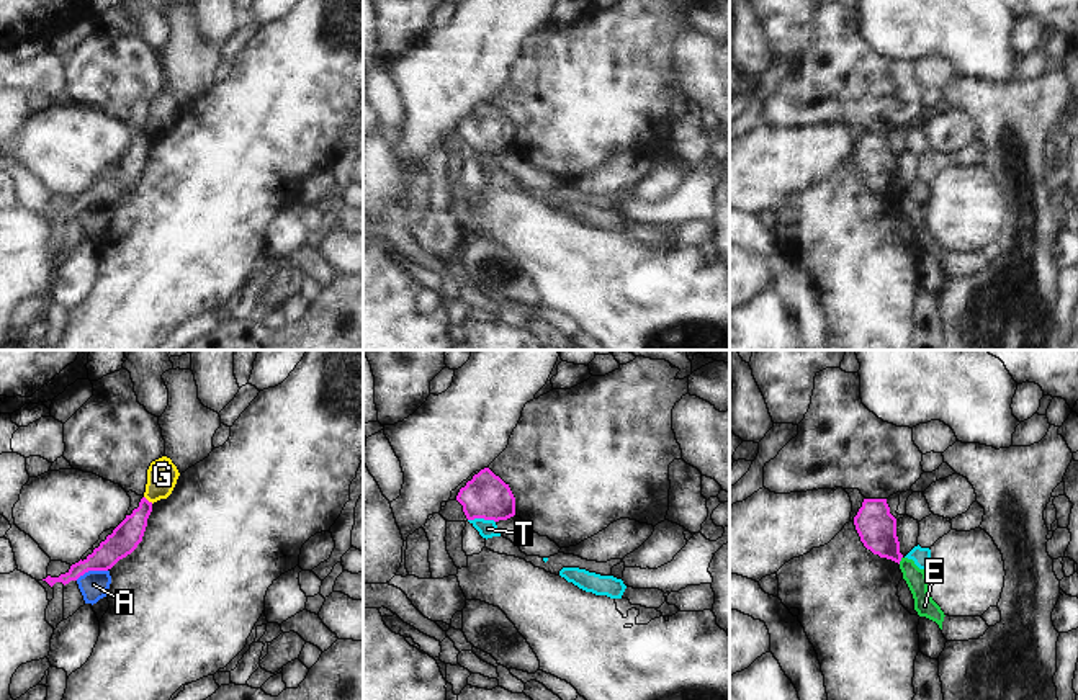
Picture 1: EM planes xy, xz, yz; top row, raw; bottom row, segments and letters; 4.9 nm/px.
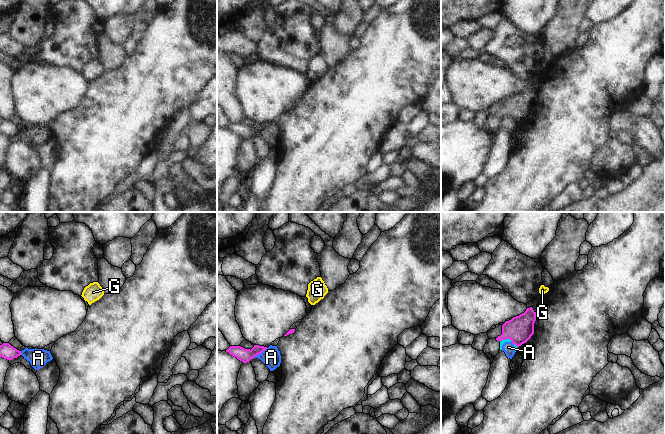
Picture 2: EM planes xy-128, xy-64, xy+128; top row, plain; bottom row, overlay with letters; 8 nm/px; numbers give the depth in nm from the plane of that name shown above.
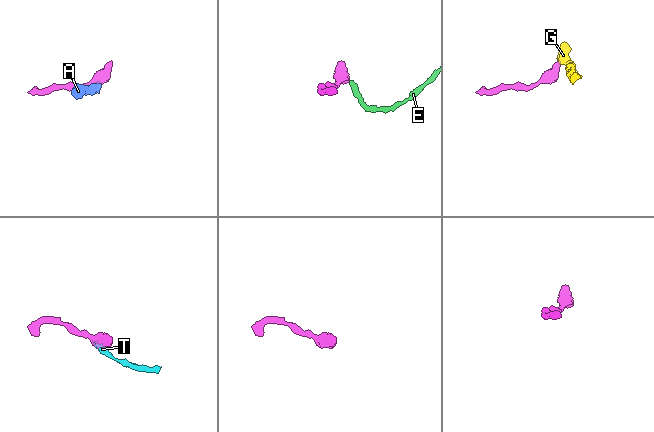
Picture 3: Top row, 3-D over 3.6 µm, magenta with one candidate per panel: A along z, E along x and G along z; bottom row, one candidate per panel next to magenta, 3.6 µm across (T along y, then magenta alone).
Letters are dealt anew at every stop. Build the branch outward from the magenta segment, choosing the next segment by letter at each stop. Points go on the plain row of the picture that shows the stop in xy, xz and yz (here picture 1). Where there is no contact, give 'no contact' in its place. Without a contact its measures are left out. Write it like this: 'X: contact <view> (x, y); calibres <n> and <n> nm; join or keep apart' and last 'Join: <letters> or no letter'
A: contact xy (90, 203); calibres 140 and 140 nm; keep apart
E: contact yz (900, 193); calibres 190 and 100 nm; keep apart
G: contact xy (148, 134); calibres 140 and 150 nm; keep apart
T: contact xz (481, 151); calibres 220 and 90 nm; keep apart
Join: no letter

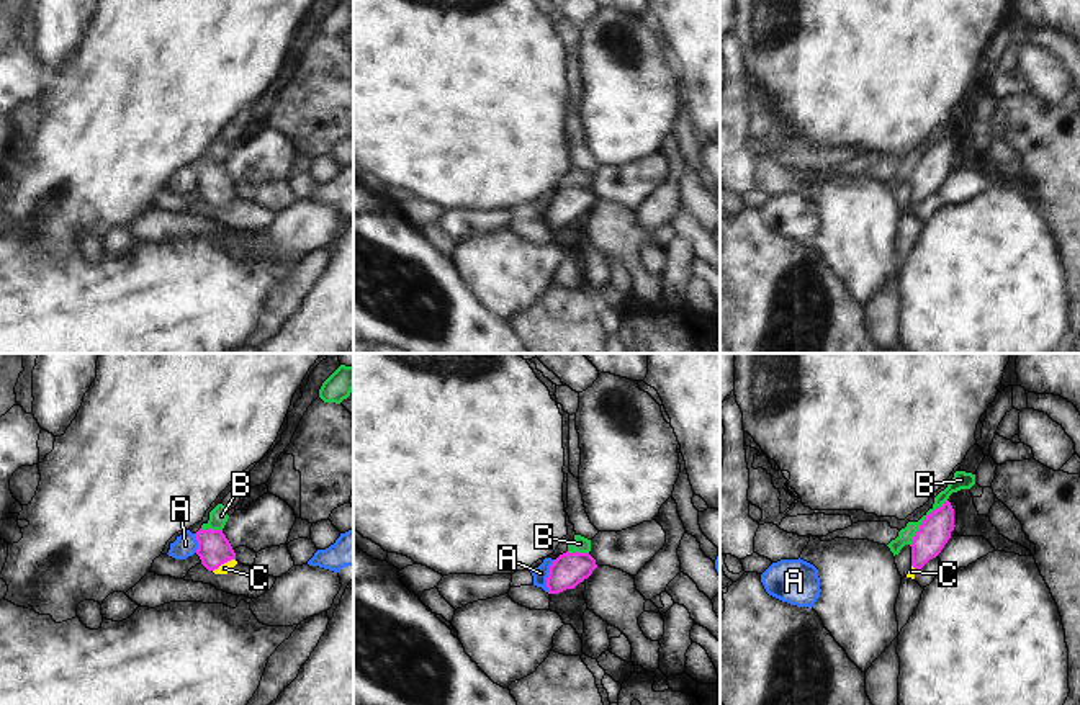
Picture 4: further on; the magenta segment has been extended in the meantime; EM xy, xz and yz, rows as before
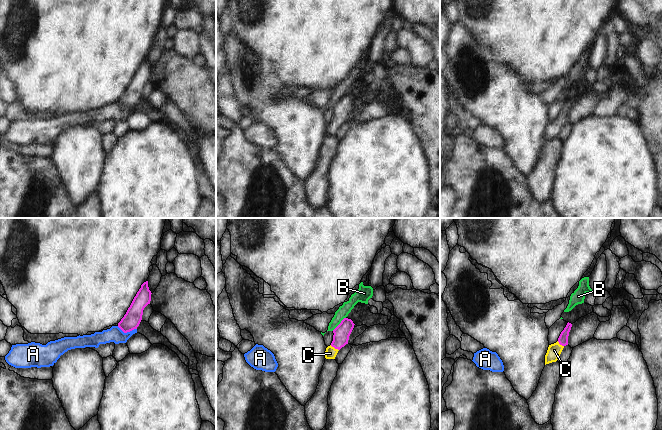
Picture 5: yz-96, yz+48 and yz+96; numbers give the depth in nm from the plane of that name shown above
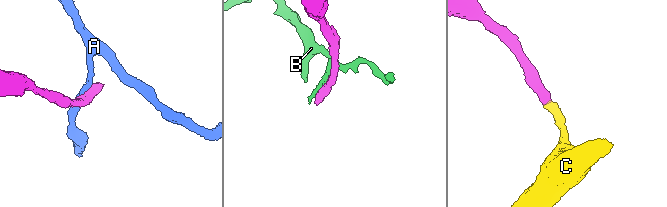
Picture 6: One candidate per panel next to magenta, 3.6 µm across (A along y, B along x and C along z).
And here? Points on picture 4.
A: contact xz (548, 210); calibres 170 and 70 nm; keep apart
B: contact yz (922, 156); calibres 160 and 80 nm; keep apart
C: contact xy (223, 197); calibres 160 and 50 nm; join
Join: C

